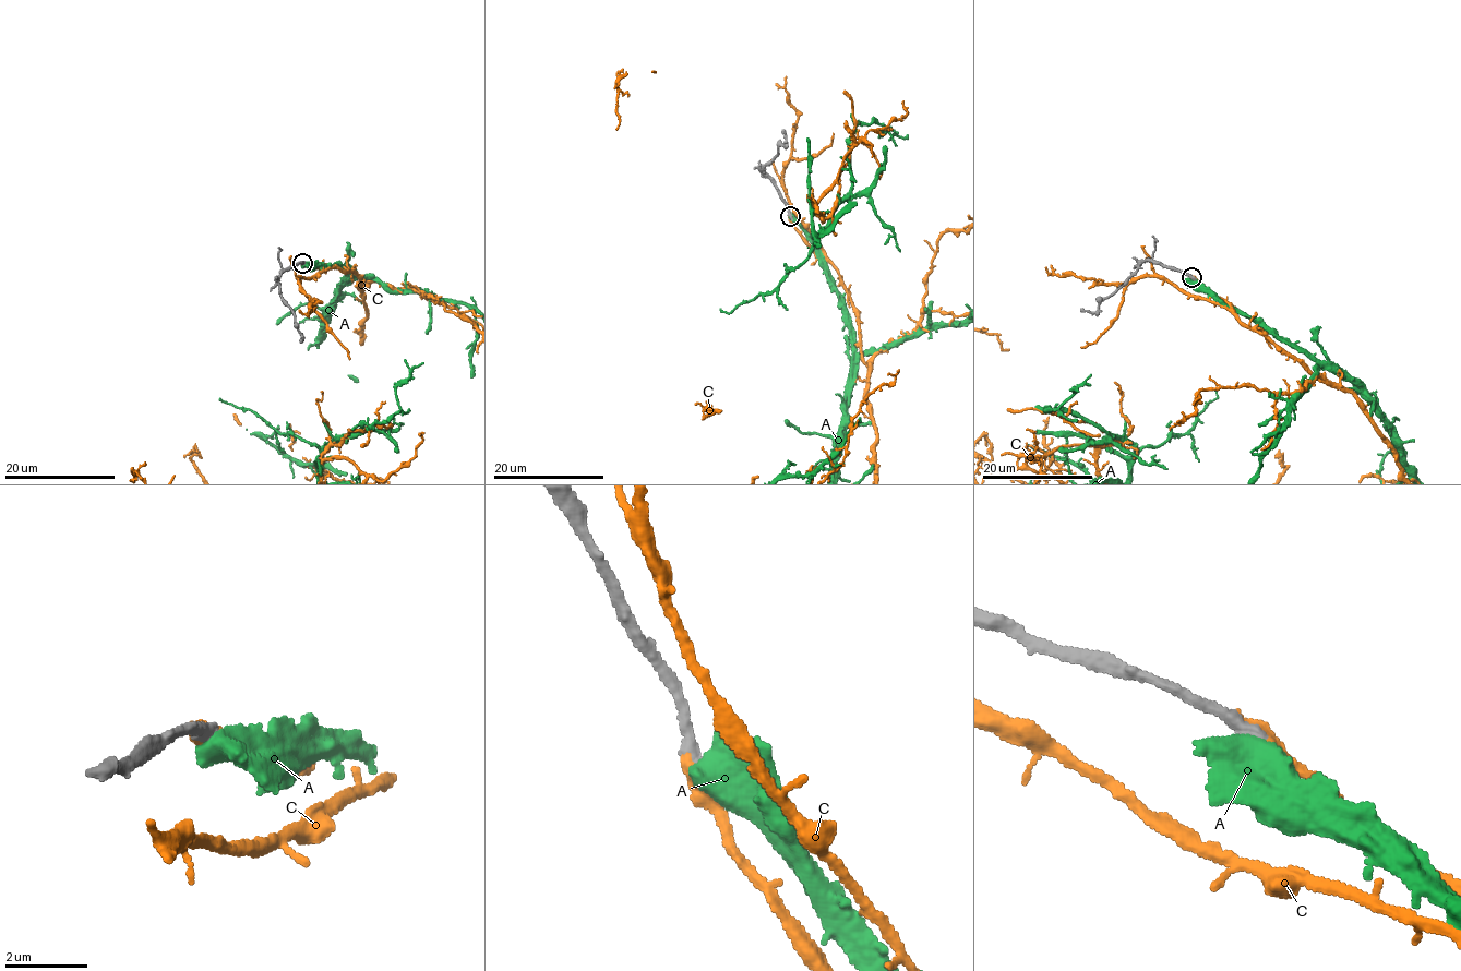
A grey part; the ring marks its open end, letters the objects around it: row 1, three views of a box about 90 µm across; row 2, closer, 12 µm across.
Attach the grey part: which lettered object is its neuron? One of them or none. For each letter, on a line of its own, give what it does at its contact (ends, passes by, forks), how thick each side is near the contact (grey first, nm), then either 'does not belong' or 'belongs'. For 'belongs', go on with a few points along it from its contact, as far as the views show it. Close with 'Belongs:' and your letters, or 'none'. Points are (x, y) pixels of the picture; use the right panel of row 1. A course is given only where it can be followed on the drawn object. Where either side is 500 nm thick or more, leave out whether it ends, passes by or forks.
A: calibres 340 and 750 nm; does not belong
C: it ends; calibres 360 and 480 nm; belongs
Belongs: C

